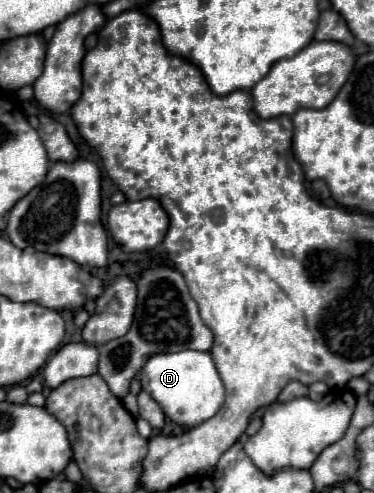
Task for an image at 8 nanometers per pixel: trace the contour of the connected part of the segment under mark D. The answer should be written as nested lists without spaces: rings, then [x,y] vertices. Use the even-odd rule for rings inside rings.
[[[182,350],[172,354],[154,354],[148,358],[140,372],[142,390],[146,390],[164,410],[164,414],[186,428],[198,426],[212,418],[224,402],[224,384],[218,376],[210,352]]]

